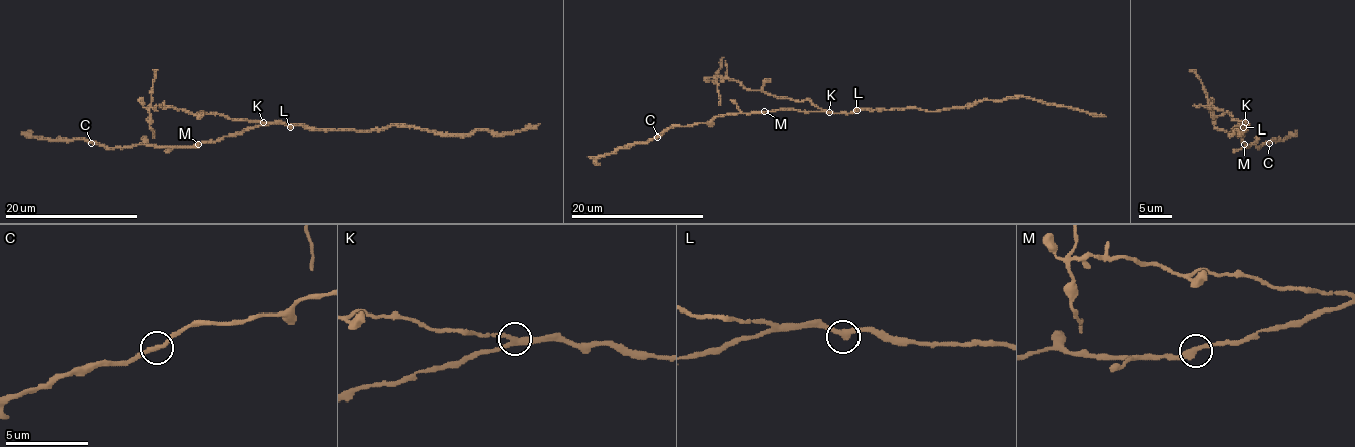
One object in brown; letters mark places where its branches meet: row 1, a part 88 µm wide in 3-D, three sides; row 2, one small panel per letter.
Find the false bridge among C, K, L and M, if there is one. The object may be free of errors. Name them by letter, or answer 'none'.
K

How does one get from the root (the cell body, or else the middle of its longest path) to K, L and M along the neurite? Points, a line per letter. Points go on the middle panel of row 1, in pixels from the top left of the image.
K: (844, 113), (829, 111)
L: (844, 113), (856, 110)
M: (844, 113), (764, 111)

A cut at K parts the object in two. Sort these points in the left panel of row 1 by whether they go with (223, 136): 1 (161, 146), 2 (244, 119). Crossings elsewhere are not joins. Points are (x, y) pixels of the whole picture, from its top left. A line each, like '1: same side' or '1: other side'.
1: same side
2: other side

